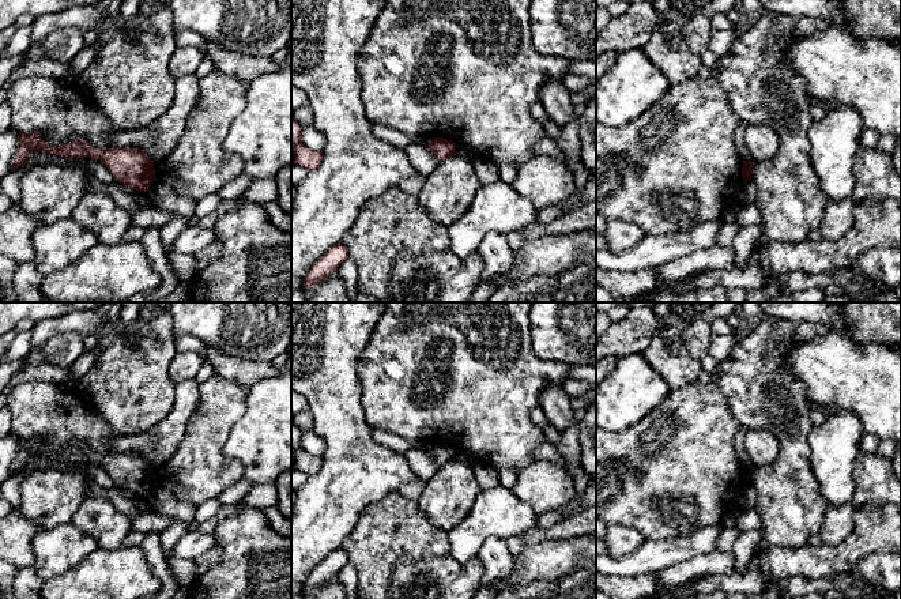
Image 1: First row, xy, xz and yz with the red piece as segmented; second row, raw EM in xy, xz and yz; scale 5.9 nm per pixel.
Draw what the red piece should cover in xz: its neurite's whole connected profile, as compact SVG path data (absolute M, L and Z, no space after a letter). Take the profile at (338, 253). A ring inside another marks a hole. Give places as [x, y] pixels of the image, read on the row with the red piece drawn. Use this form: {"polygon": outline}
{"polygon": "M339 242L317 260L306 272L302 286L314 287L348 259L347 248Z"}

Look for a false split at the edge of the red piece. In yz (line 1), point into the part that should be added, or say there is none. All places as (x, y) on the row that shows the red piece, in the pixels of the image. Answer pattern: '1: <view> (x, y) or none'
1: none

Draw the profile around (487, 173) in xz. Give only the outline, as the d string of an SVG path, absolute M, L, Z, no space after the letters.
M479 157L475 161L475 173L476 177L479 178L480 185L489 185L498 181L498 170L499 170L498 165L491 163L485 158Z

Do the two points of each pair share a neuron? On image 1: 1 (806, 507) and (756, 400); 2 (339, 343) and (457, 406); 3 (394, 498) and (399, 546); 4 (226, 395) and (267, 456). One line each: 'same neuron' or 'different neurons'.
1: same neuron
2: different neurons
3: same neuron
4: different neurons

